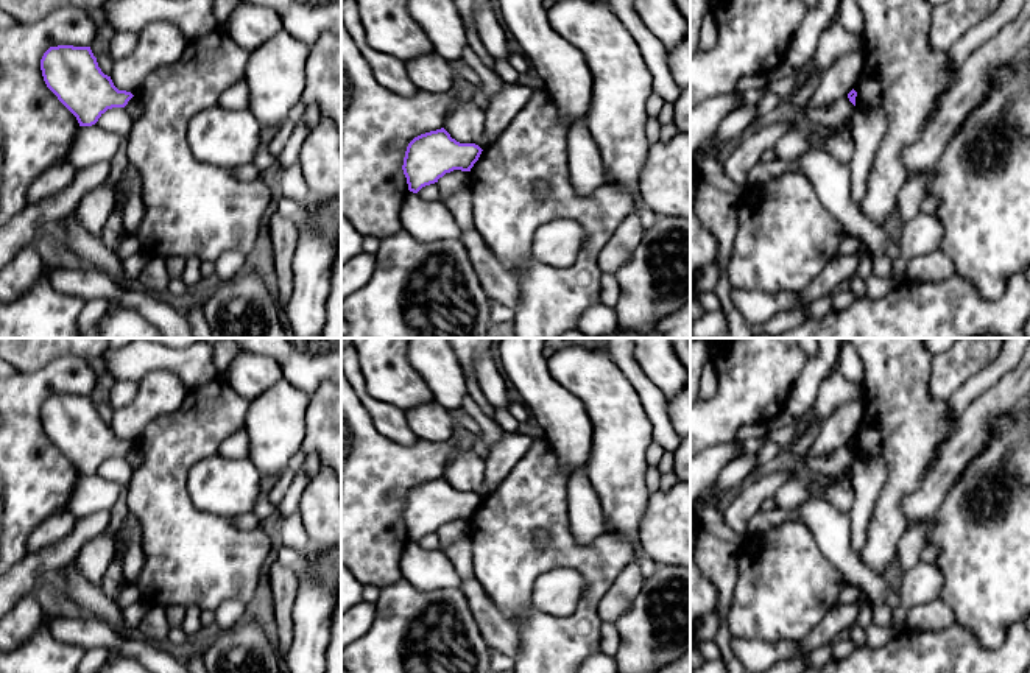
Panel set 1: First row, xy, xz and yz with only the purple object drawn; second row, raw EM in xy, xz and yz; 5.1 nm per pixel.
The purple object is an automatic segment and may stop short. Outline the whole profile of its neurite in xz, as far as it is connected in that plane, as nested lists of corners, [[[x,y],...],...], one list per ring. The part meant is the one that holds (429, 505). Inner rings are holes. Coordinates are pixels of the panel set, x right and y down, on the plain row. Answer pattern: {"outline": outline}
{"outline": [[[444,477],[414,486],[402,514],[408,539],[418,542],[453,519],[471,520],[481,500],[475,492],[457,491]]]}

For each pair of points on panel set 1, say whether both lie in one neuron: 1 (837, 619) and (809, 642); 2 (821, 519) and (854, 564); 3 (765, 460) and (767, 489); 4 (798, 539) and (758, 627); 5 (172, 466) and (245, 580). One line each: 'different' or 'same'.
1: same
2: same
3: different
4: same
5: same

